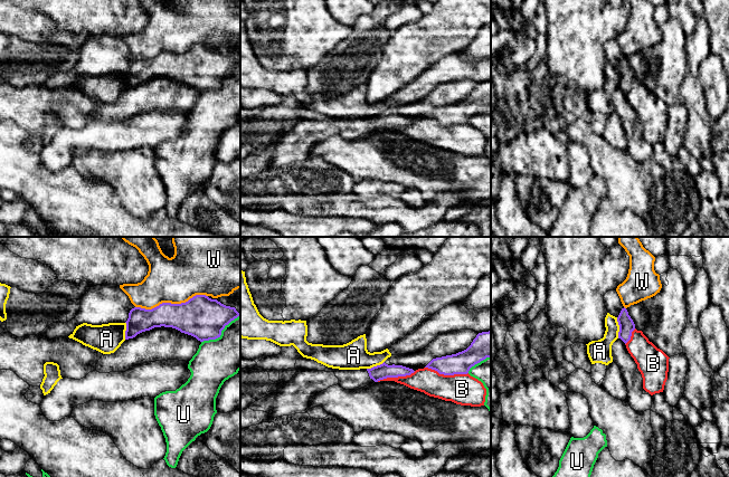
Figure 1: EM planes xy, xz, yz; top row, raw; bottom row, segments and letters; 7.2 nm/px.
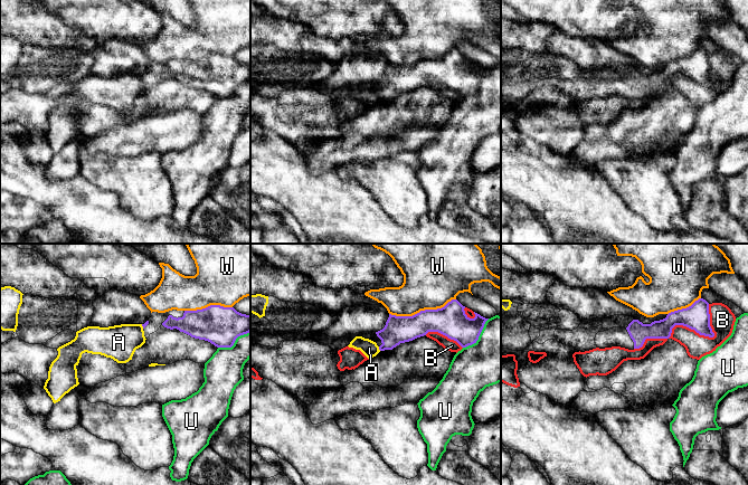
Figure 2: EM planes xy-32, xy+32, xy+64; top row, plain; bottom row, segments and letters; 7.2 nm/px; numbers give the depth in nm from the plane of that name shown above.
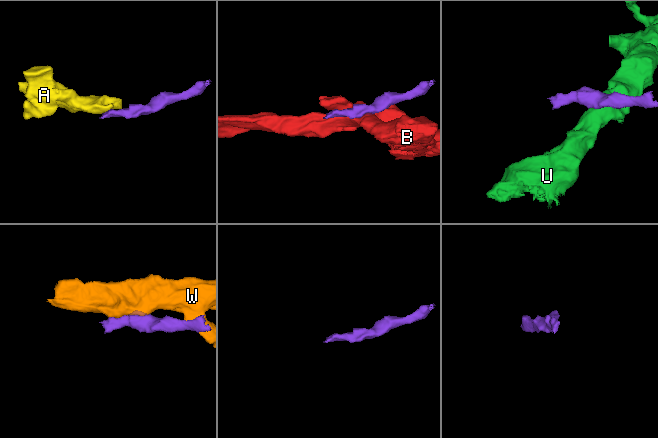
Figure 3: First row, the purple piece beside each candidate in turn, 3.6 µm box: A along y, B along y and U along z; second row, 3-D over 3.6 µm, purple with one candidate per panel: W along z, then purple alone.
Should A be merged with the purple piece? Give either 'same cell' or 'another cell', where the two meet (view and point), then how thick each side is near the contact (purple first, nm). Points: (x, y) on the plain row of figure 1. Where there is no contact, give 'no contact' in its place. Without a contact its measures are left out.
another cell | yz (619, 77) | 110/160 nm

